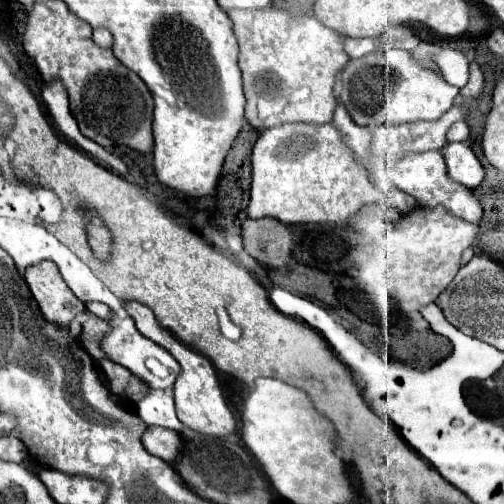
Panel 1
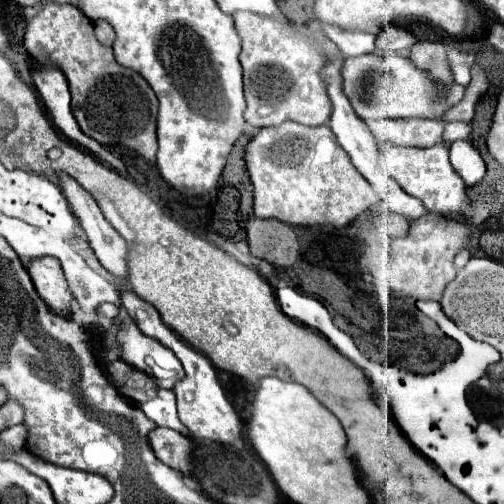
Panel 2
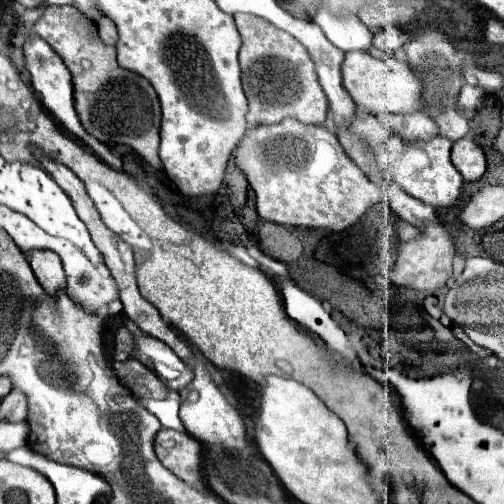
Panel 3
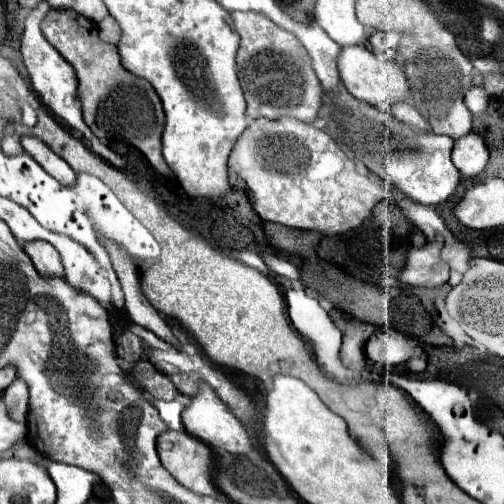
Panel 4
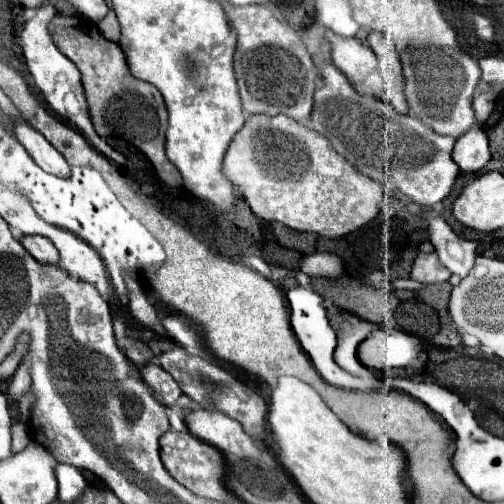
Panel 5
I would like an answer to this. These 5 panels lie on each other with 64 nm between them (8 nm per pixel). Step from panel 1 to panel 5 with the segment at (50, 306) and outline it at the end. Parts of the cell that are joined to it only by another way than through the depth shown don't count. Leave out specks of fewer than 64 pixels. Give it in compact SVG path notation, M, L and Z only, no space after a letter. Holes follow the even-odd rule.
M24 236L22 246L32 254L34 260L38 260L40 264L56 264L60 262L58 250L54 248L54 244L44 238L44 236Z

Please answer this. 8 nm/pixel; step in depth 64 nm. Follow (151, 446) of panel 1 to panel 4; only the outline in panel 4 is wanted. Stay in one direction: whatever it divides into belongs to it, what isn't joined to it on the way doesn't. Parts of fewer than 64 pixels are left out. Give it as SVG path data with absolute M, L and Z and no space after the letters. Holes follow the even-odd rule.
M164 430L156 440L162 466L186 488L222 498L210 478L210 448L188 432Z

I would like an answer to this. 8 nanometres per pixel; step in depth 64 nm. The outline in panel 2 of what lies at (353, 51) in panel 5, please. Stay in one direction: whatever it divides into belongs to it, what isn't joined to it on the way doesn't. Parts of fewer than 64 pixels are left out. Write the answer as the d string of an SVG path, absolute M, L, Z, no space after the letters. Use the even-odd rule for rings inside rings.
M388 52L386 56L362 54L356 58L346 58L342 66L342 80L344 94L362 120L438 118L464 98L464 86L454 84L452 88L440 88L430 74L416 68L410 58L398 52Z

